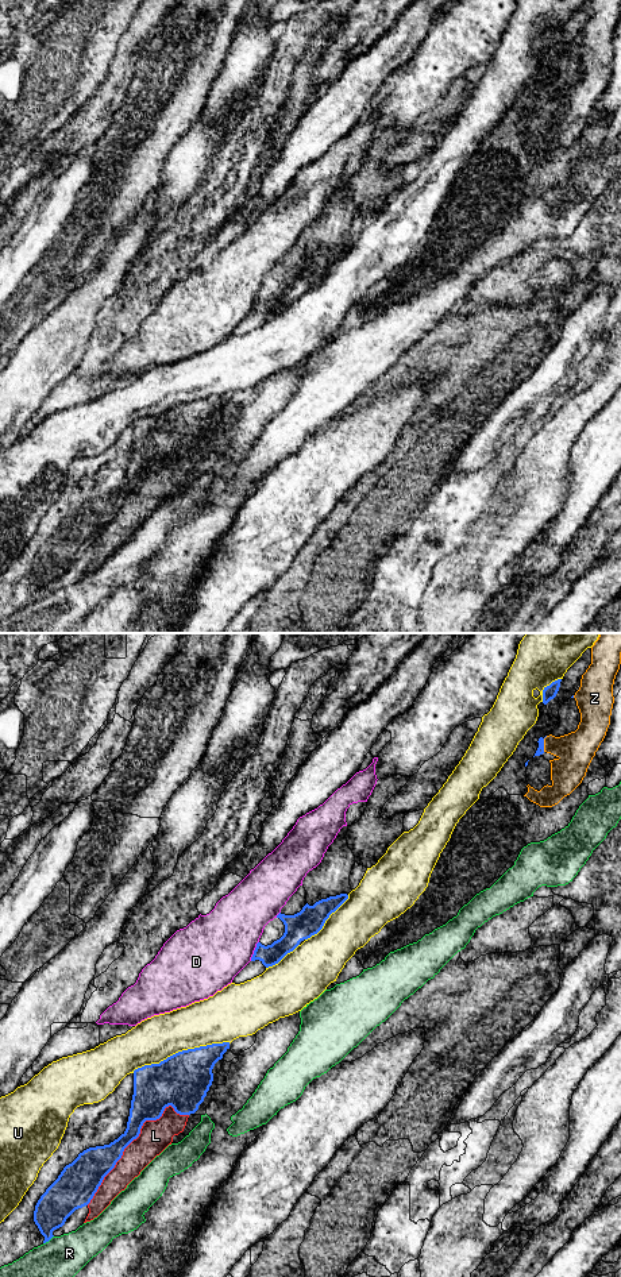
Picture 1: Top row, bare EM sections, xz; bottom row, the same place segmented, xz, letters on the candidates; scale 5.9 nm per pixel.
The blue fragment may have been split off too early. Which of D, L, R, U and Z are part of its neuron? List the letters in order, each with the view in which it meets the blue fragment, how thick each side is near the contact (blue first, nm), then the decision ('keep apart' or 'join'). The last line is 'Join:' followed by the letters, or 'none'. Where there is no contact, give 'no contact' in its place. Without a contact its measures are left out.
D: xz | 120/420 nm | keep apart
L: xz | 200/190 nm | keep apart
R: xz | 200/240 nm | keep apart
U: xz | 320/280 nm | keep apart
Z: xz | 50/220 nm | keep apart
Join: none

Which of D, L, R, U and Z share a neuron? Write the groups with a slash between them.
D / L / R / U / Z

